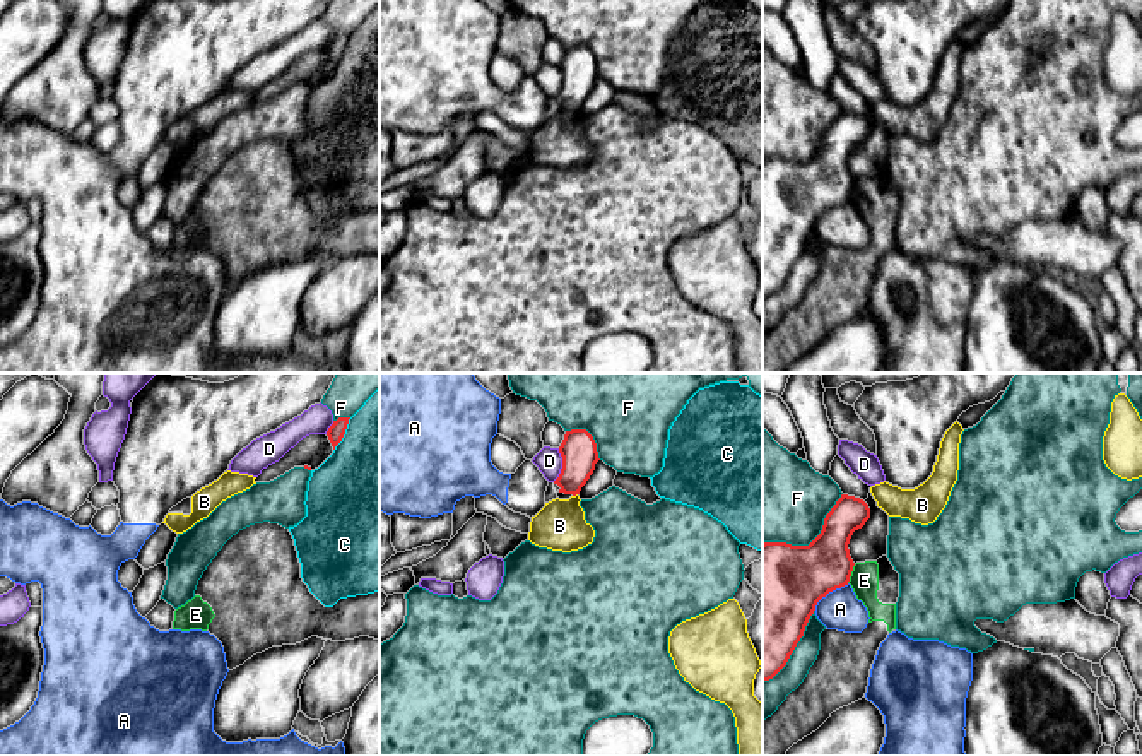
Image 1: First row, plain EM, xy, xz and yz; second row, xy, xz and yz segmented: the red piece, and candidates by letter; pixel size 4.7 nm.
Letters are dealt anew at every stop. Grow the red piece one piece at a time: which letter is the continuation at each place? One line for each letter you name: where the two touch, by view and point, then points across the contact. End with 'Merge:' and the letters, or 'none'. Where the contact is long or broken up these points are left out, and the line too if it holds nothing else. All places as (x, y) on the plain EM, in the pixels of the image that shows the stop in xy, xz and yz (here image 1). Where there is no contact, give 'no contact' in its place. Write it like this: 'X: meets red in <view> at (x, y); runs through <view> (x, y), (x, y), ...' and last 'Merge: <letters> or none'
Merge: none

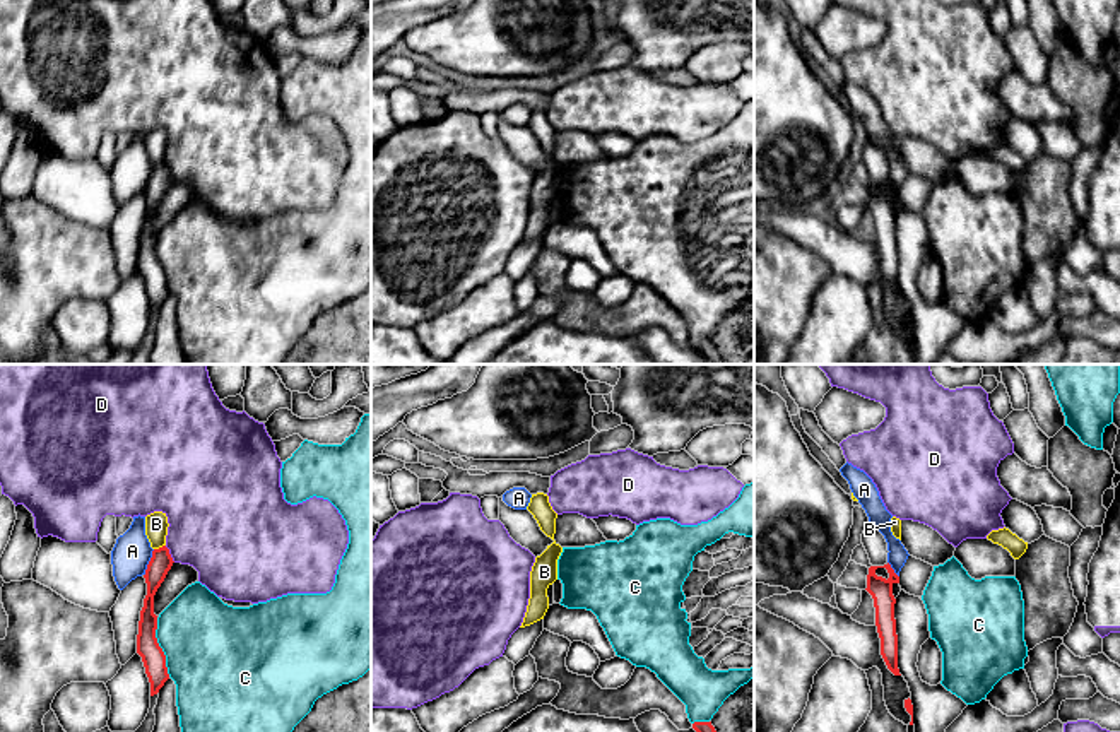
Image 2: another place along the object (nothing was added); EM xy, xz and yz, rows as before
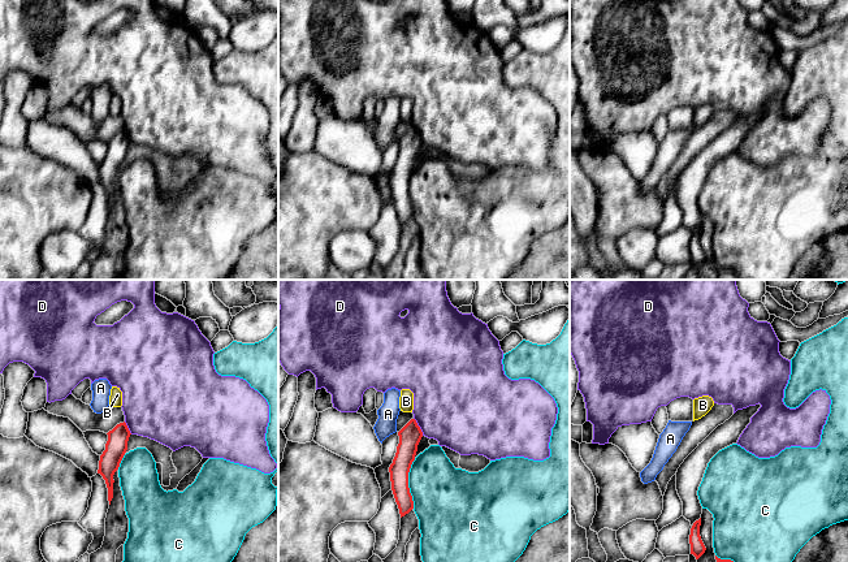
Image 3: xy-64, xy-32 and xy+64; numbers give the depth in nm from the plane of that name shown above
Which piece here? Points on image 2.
Merge: none

